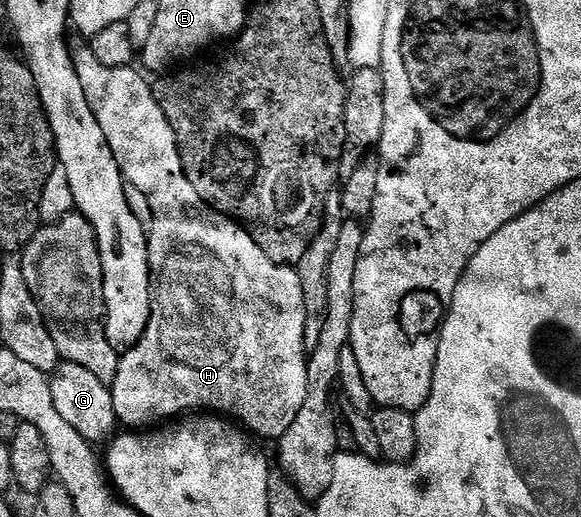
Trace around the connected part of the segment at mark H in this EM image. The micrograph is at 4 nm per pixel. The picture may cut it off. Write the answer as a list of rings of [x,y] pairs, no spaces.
[[[86,41],[74,43],[71,59],[77,68],[77,77],[81,79],[81,88],[85,88],[85,100],[89,100],[89,108],[93,108],[93,116],[97,116],[97,124],[101,124],[101,132],[105,132],[105,140],[117,160],[119,171],[123,173],[124,183],[137,188],[140,192],[145,192],[145,200],[149,200],[149,208],[153,212],[153,220],[147,236],[149,268],[151,269],[151,315],[147,331],[143,333],[141,340],[132,350],[126,351],[120,357],[115,379],[109,383],[116,419],[122,425],[124,422],[127,425],[124,427],[127,428],[151,428],[156,424],[163,424],[168,420],[190,415],[187,414],[190,410],[199,410],[195,412],[214,412],[216,415],[234,420],[244,431],[250,432],[256,439],[278,440],[283,438],[285,432],[289,432],[289,424],[293,424],[293,420],[297,420],[297,412],[301,412],[301,404],[305,404],[309,388],[309,376],[307,375],[309,350],[305,346],[305,294],[301,288],[298,269],[279,266],[273,260],[269,260],[269,256],[265,256],[265,252],[261,252],[261,248],[255,243],[253,236],[246,228],[228,218],[227,215],[219,213],[218,210],[211,209],[200,200],[196,190],[193,189],[193,184],[189,184],[189,180],[185,176],[179,149],[173,136],[173,128],[169,128],[169,120],[165,120],[165,112],[161,112],[161,108],[157,104],[152,83],[150,81],[147,83],[142,78],[144,75],[138,69],[135,71],[135,68],[131,66],[105,68],[105,64],[101,64],[101,60],[97,60],[97,56],[93,56],[90,45]]]

